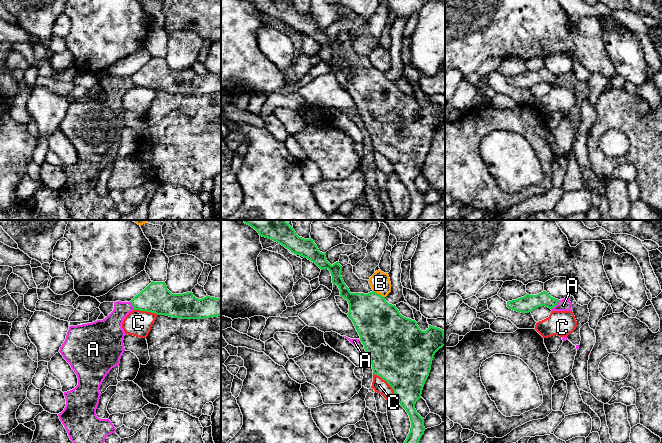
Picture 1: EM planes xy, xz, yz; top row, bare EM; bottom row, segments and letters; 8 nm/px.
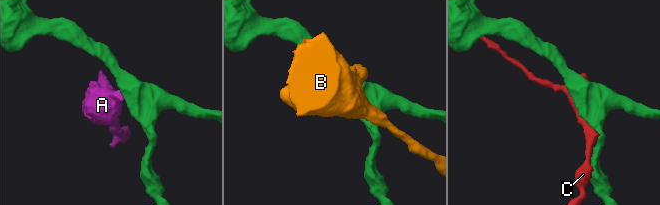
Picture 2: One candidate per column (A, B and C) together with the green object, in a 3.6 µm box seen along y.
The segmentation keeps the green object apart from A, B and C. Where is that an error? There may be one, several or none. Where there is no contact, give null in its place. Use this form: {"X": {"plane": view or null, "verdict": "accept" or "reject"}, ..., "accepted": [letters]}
{"A": {"plane": "yz", "verdict": "reject"}, "B": {"plane": "xz", "verdict": "reject"}, "C": {"plane": "xz", "verdict": "reject"}, "accepted": []}

